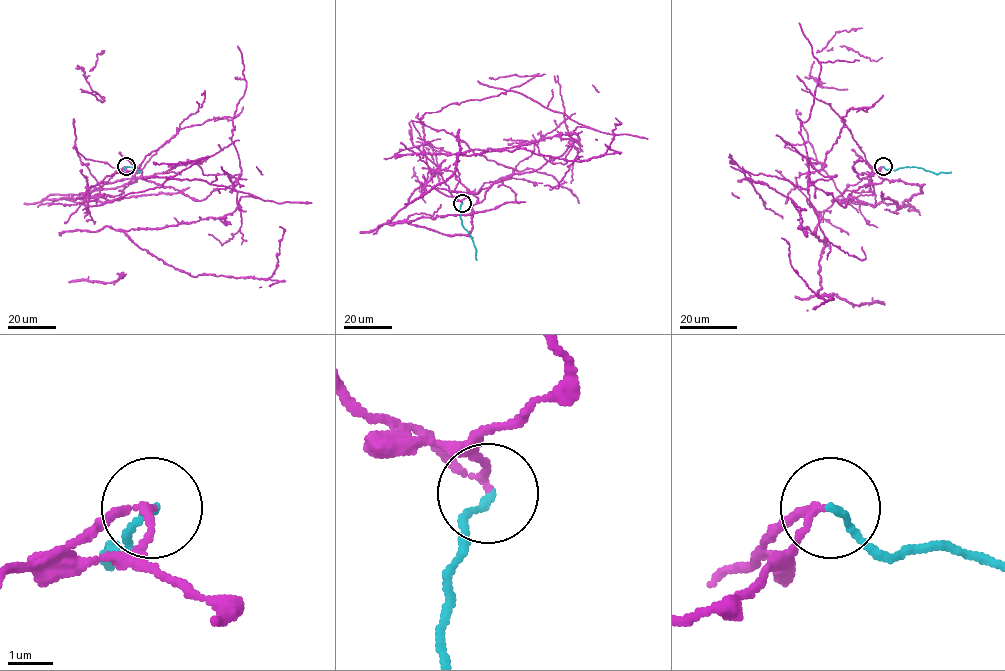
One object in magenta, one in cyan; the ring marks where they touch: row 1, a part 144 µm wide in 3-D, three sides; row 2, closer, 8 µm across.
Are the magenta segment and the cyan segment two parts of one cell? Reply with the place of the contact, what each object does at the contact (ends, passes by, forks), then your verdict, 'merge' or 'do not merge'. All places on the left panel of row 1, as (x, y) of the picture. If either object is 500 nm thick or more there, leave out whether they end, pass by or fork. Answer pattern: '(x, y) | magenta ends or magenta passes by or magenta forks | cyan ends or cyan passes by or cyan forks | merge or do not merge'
(126, 166) | magenta passes by | cyan ends | do not merge

